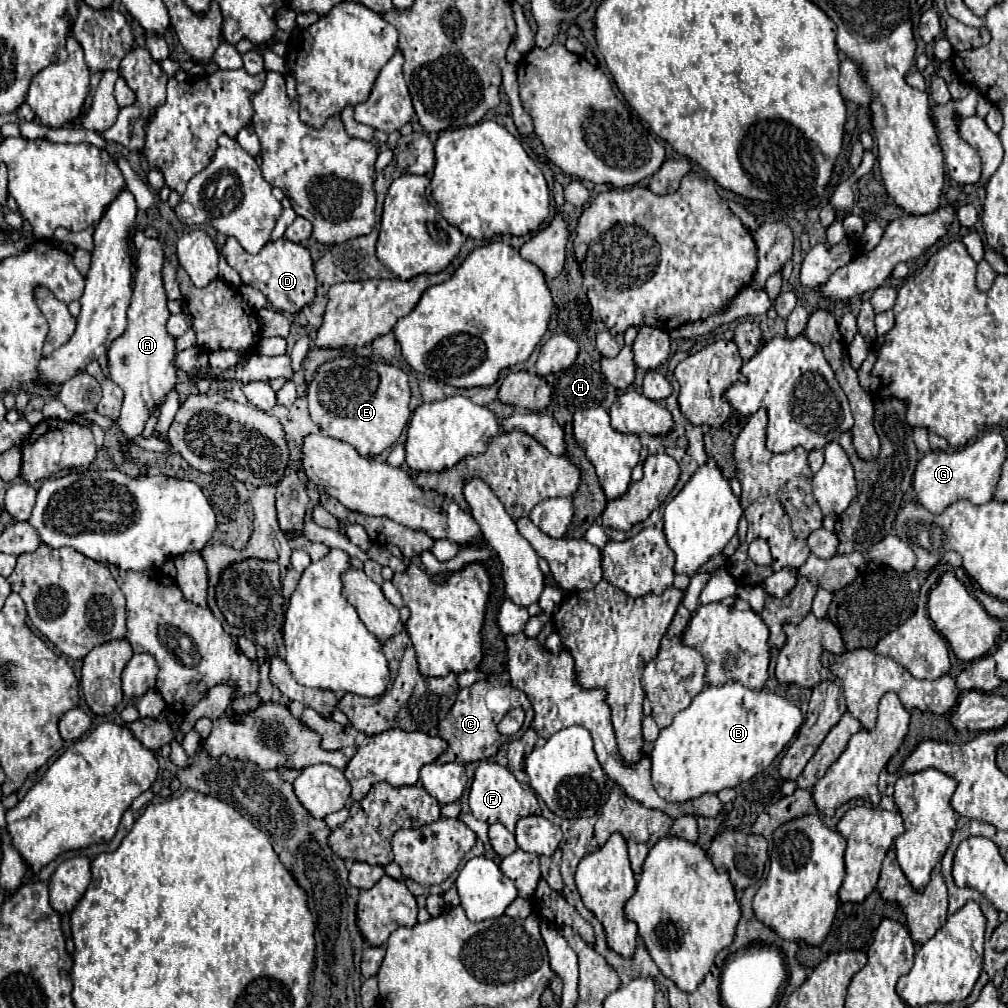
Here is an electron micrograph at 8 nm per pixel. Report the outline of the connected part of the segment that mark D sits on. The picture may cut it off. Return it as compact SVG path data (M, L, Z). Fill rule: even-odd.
M228 238L222 252L226 262L240 274L242 282L260 290L268 298L268 302L274 306L274 310L298 314L302 308L314 302L316 298L314 262L310 252L304 246L280 238L276 242L268 242L256 256L252 256L238 244L236 238Z

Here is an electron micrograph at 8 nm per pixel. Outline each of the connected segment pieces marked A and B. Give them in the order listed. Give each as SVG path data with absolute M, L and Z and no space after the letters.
M144 232L133 236L134 246L138 250L138 272L132 290L132 302L128 308L128 330L124 336L116 338L108 350L110 378L124 390L122 414L118 418L118 426L124 438L132 438L144 430L144 422L150 412L164 402L164 396L176 384L176 368L174 368L174 338L164 332L164 324L170 316L166 308L166 294L162 286L162 260L164 248L158 238L146 238Z
M726 682L724 686L706 686L686 710L676 714L674 722L668 728L660 730L660 736L654 742L654 750L650 752L652 784L656 792L668 802L684 802L706 792L716 794L724 788L734 788L736 784L746 782L754 774L766 770L772 760L786 748L786 744L796 736L802 724L802 710L776 692L752 690L738 682Z

